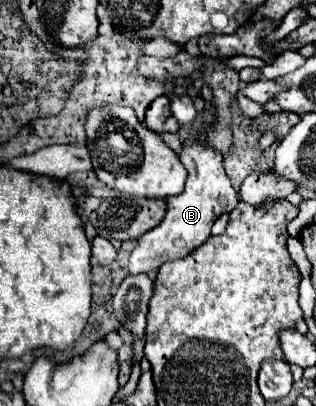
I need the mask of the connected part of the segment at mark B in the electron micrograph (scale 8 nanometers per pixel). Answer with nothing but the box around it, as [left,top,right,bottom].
[128,139,238,277]

